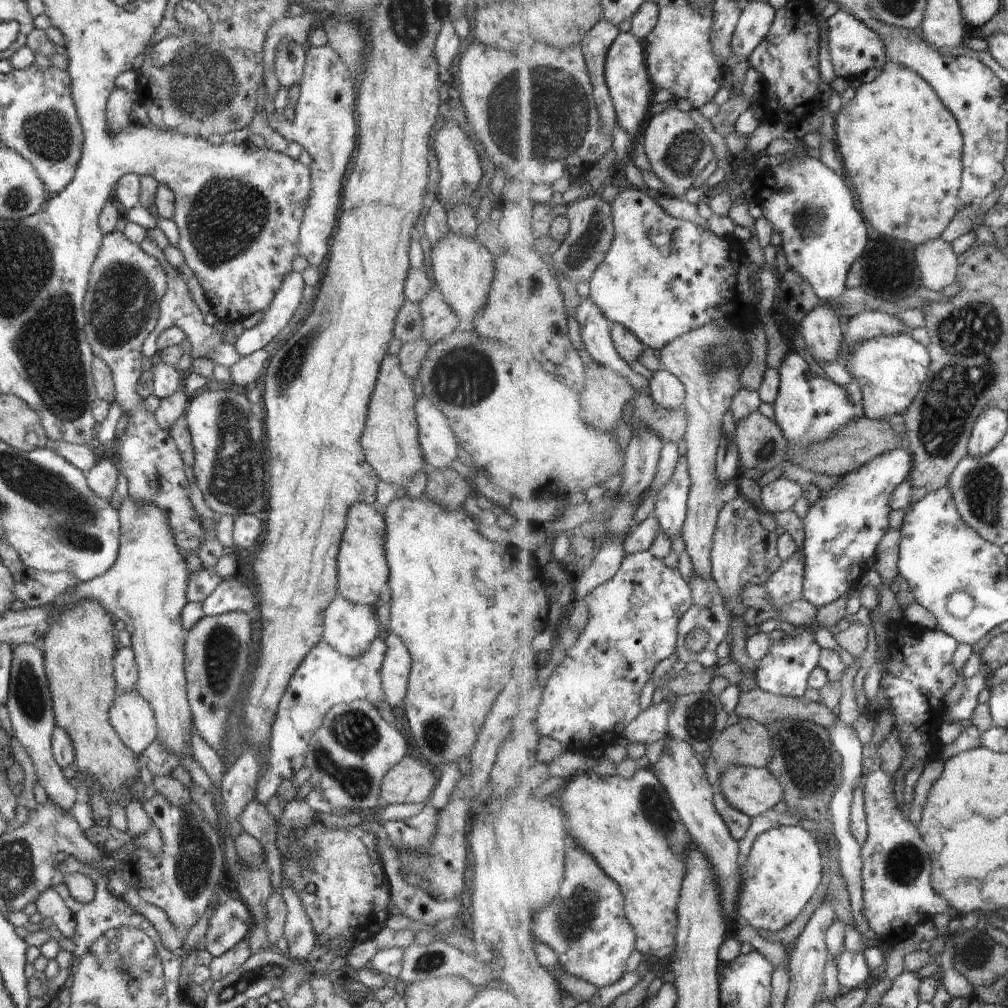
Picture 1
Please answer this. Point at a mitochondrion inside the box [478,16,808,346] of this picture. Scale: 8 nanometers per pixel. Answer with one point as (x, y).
(556, 97)

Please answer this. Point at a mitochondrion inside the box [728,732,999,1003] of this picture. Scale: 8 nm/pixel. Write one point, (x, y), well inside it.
(904, 866)

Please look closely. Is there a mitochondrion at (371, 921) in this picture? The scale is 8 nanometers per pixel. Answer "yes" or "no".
no

